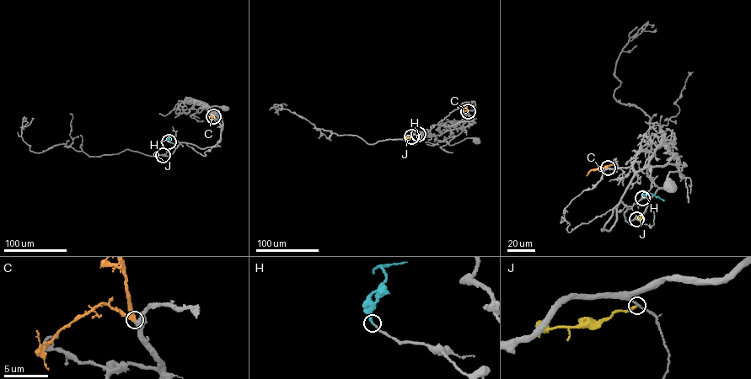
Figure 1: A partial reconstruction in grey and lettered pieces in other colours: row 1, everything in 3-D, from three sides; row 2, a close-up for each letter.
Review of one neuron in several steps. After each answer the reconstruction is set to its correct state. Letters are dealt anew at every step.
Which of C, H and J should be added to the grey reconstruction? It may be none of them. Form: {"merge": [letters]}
{"merge": ["C", "H"]}

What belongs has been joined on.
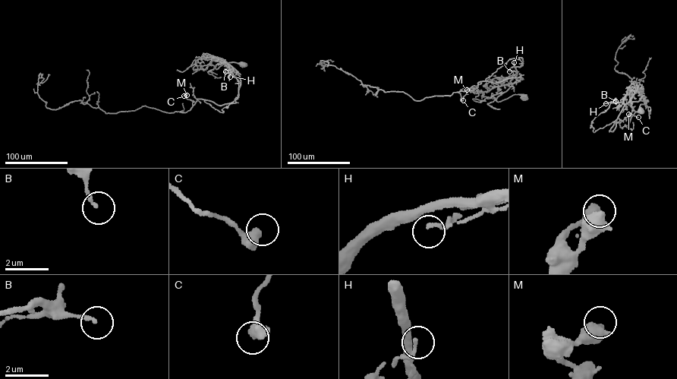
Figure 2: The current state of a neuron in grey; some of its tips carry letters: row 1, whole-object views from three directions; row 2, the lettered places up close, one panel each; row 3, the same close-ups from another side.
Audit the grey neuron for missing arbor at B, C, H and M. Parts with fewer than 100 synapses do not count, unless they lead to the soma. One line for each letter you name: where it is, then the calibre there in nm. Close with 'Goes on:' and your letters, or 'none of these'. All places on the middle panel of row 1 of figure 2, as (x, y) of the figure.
Goes on: none of these

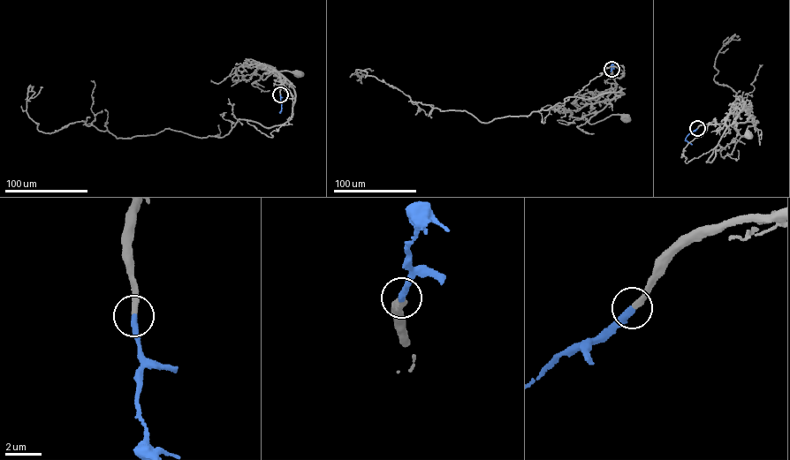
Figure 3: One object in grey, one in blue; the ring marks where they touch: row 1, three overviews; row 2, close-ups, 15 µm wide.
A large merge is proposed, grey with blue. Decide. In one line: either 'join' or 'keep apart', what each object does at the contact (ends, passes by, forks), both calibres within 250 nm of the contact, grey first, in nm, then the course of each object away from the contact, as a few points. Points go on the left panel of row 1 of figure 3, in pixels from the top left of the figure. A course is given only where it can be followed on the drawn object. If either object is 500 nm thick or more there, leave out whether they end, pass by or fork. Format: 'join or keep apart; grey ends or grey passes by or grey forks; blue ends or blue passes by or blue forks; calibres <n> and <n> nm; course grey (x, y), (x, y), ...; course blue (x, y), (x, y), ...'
join; grey ends; blue ends; calibres 320 and 380 nm; course grey (280, 94), (285, 77), (269, 71), (263, 74), (263, 79), (284, 71), (297, 74); course blue (280, 94), (280, 113)

